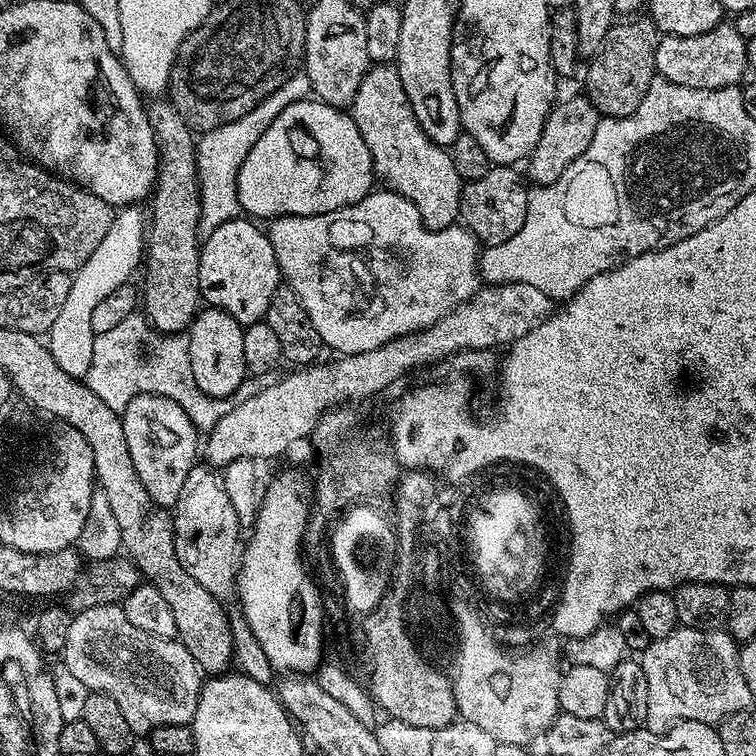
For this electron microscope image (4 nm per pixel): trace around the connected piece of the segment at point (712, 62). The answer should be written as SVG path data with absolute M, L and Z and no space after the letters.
M721 22L714 26L714 30L706 30L706 34L661 35L656 51L656 71L670 82L691 88L730 88L739 85L745 79L744 72L749 71L748 40L738 34L732 22Z

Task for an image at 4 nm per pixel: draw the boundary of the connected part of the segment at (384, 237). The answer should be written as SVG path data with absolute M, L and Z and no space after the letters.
M373 190L362 202L354 206L346 206L338 210L330 210L330 214L314 214L313 216L277 216L267 225L266 231L274 246L274 258L278 258L278 266L283 283L288 284L298 294L302 306L306 306L306 314L310 314L310 322L314 322L314 330L324 338L328 336L336 340L332 344L333 353L345 356L362 354L366 350L378 350L378 346L386 346L399 336L417 332L423 328L434 326L446 314L450 314L459 304L466 304L473 294L482 287L480 266L478 263L478 241L467 228L453 226L451 228L428 228L422 222L414 202L399 196L391 190Z

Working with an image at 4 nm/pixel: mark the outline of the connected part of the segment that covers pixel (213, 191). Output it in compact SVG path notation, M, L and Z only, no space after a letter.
M293 74L289 80L282 82L274 94L262 98L258 106L254 106L242 118L234 122L226 122L226 126L218 126L214 130L203 133L196 141L196 176L200 179L200 226L205 233L214 231L222 222L230 222L241 215L238 202L238 172L242 170L242 162L246 162L246 154L258 142L258 138L290 106L299 100L309 99L312 87L310 78L303 74Z

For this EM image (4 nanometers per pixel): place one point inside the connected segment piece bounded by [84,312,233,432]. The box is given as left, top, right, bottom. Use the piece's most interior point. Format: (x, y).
(131, 359)

